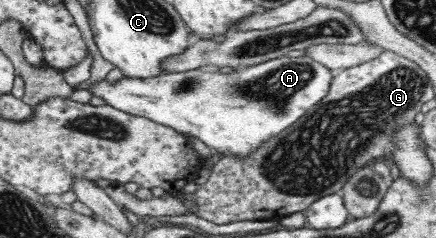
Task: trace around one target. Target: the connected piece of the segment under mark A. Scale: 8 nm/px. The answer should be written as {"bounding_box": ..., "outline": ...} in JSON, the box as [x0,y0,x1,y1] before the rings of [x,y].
{"bounding_box":[86,56,334,155],"outline":[[[310,56],[278,57],[270,61],[240,69],[198,68],[192,71],[162,74],[146,79],[122,77],[116,81],[106,78],[90,83],[86,88],[92,96],[103,99],[106,104],[120,111],[151,119],[183,133],[194,135],[209,148],[228,155],[250,155],[260,143],[278,135],[292,125],[312,106],[328,95],[334,71],[324,67]]]}

